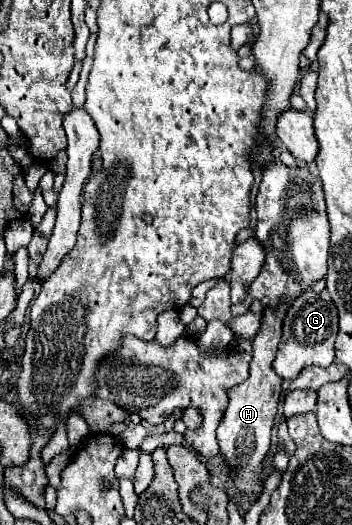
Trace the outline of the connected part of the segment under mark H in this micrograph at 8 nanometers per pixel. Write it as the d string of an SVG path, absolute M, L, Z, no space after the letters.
M280 310L280 314L264 314L264 330L254 338L254 358L250 362L250 376L246 382L232 386L228 390L228 408L224 414L224 422L218 426L218 446L220 454L224 458L224 464L228 466L228 478L232 480L236 488L238 502L244 502L244 494L248 496L248 502L258 500L264 490L264 482L260 480L266 454L270 450L270 432L274 426L274 418L278 412L278 400L282 394L282 378L272 370L272 360L276 356L276 346L282 336L282 318L286 310Z

